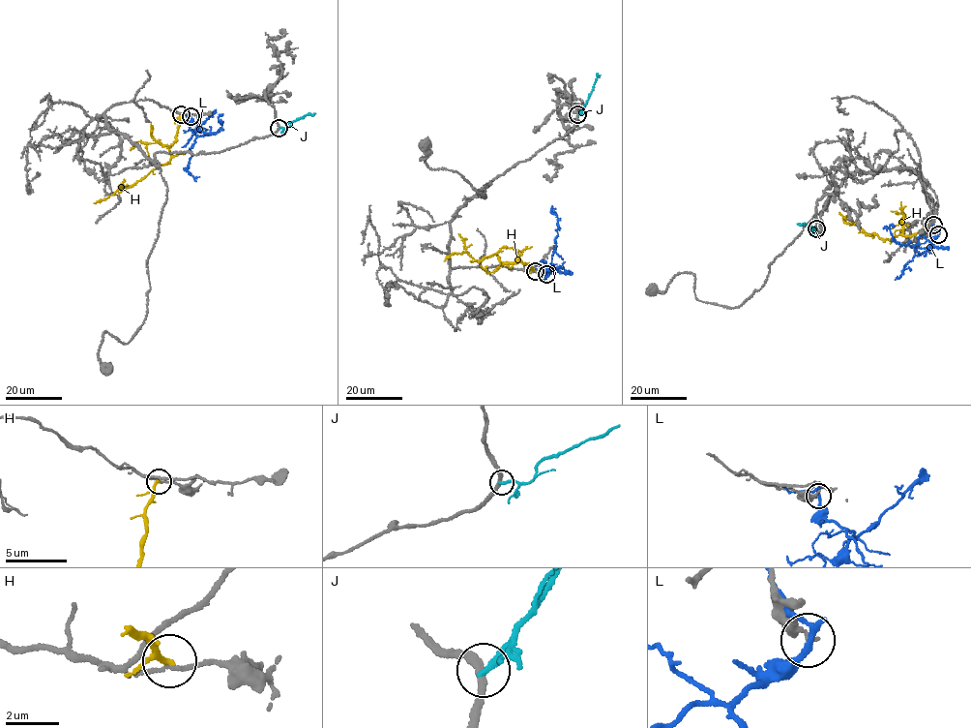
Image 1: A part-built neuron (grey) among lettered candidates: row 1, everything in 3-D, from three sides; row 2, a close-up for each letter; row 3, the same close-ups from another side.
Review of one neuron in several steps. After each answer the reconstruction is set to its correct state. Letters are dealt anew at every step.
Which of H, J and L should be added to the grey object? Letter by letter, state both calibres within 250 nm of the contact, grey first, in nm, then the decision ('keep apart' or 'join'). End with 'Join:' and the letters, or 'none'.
H: 140/170 nm | keep apart
J: 260/240 nm | keep apart
L: 200/240 nm | keep apart
Join: none

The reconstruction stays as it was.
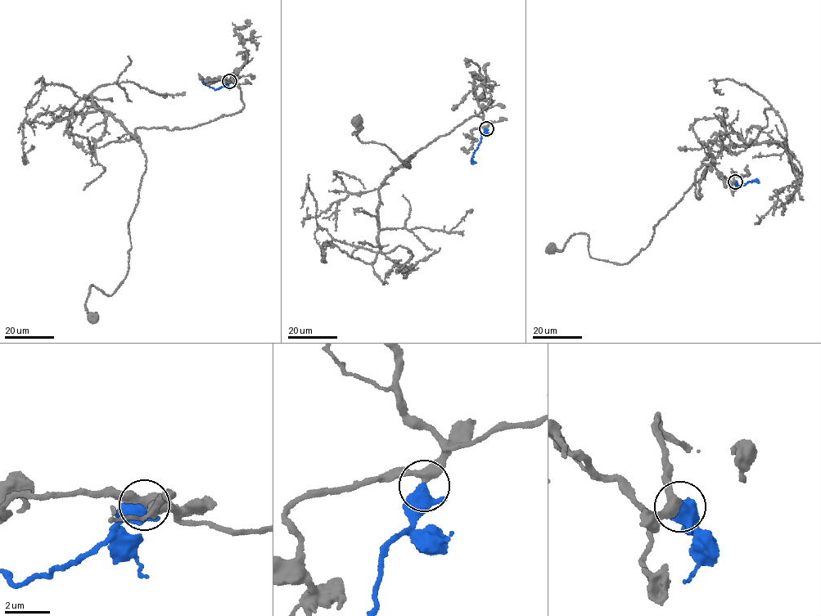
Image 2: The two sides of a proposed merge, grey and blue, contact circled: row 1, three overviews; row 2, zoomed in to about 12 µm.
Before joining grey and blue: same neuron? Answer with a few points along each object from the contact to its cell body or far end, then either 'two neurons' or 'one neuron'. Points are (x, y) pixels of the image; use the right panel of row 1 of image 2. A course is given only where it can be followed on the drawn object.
grey via (735, 182), (708, 164), (696, 168), (701, 196), (707, 166), (629, 262), (591, 257), (585, 234), (552, 248) | blue via (735, 182), (741, 186), (753, 180), (759, 182) | one neuron

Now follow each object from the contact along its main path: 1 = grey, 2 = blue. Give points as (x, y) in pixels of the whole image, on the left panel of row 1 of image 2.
1: (228, 81), (237, 112), (136, 128), (146, 163), (128, 270), (110, 295), (91, 285), (93, 316)
2: (228, 81), (214, 89), (204, 83), (206, 81)

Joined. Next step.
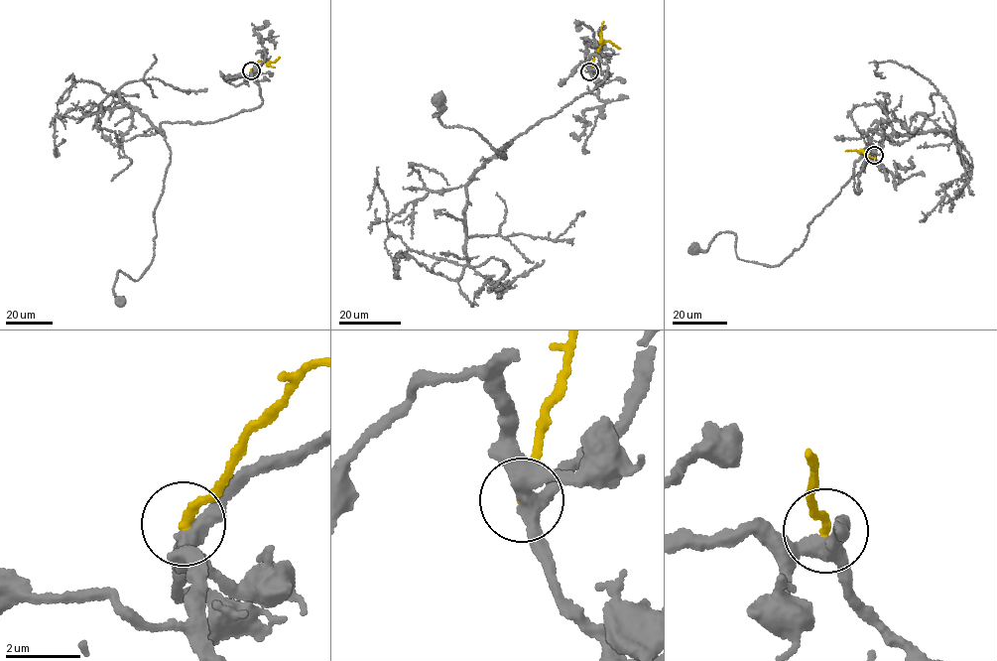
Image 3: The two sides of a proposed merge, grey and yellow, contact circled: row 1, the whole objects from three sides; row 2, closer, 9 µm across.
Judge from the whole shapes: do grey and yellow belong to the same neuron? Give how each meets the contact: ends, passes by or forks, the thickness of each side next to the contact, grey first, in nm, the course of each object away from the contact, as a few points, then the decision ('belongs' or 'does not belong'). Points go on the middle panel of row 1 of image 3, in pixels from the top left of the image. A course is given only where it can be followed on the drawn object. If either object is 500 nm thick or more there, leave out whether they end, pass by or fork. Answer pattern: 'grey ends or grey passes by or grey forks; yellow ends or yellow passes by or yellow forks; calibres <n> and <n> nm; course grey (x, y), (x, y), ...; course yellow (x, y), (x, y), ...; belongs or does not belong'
grey forks; yellow ends; calibres 360 and 200 nm; course grey (590, 71), (589, 56), (607, 65), (505, 160), (441, 123), (438, 99); course yellow (589, 71), (601, 44), (603, 21); does not belong

